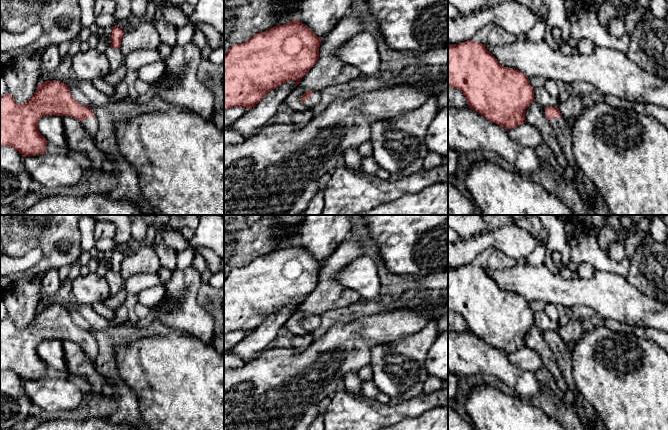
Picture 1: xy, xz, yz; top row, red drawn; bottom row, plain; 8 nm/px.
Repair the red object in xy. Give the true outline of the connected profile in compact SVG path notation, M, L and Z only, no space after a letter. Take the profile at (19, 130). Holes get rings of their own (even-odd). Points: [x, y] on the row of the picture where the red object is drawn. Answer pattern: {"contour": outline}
{"contour": "M53 80L41 82L34 95L24 104L18 104L9 93L0 97L0 148L9 146L23 157L46 153L48 141L39 132L38 121L50 115L72 116L82 123L92 137L96 137L98 123L91 108L78 103L65 83Z"}

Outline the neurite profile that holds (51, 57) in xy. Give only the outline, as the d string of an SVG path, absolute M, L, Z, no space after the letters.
M53 44L45 47L45 51L42 54L42 61L41 61L41 68L40 68L41 82L45 78L47 78L48 75L53 73L53 71L59 65L61 59L62 56L59 52L58 45Z

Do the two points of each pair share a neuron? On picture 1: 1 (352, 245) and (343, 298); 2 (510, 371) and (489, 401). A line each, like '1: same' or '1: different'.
1: same
2: different

